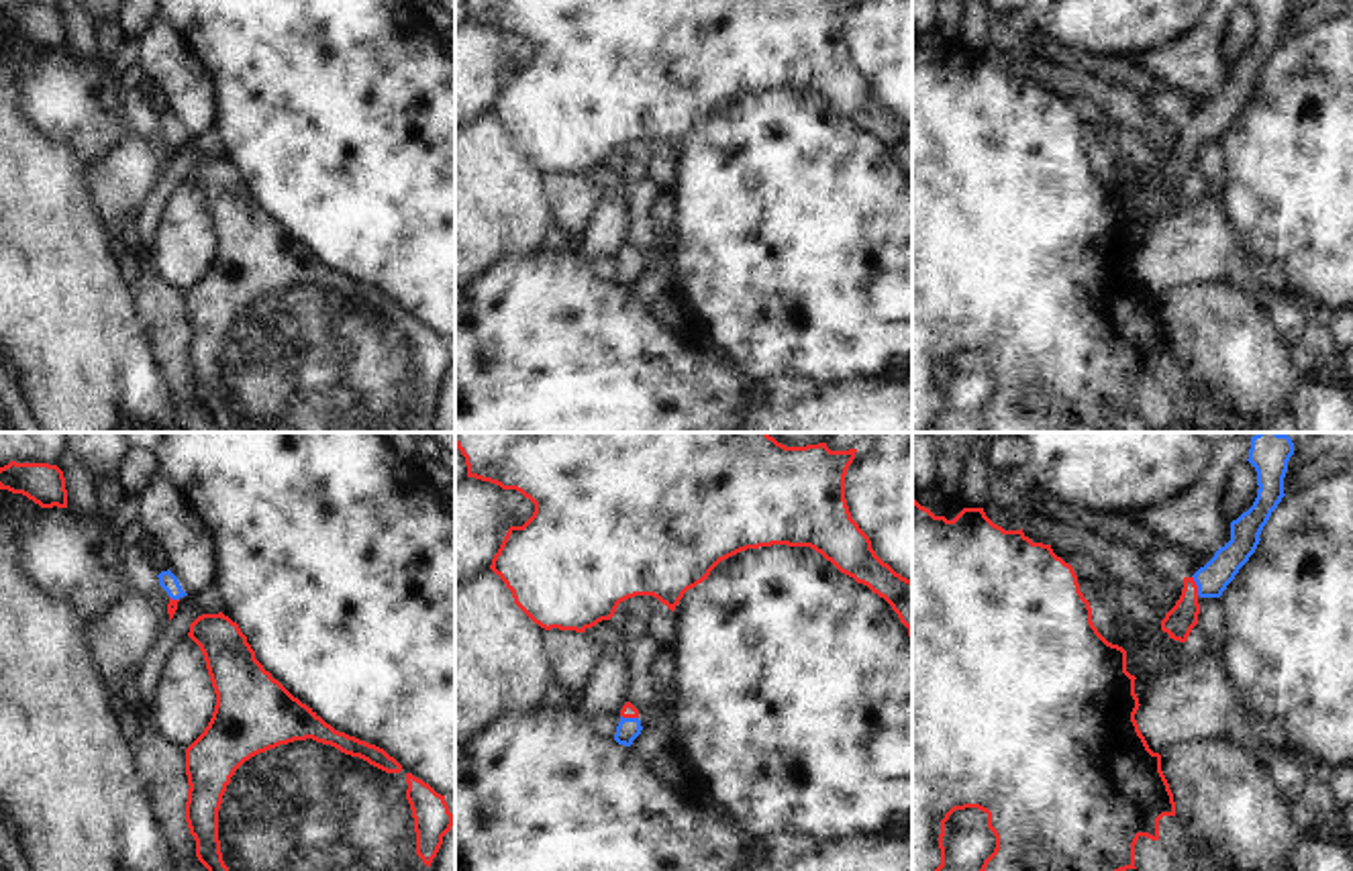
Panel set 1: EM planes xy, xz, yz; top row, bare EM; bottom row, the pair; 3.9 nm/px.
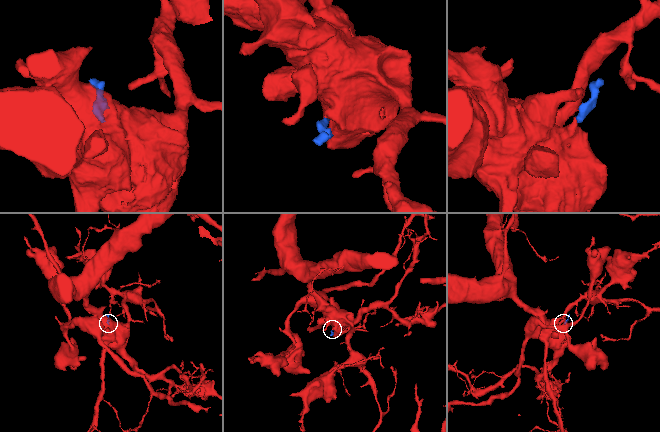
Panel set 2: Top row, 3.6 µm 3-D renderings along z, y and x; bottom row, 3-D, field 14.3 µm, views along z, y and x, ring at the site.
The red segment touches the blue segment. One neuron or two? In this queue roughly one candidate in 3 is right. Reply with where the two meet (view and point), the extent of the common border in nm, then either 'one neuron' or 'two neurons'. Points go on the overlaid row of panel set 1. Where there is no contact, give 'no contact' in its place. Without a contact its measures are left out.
yz (1196, 586) | 80 nm | one neuron

